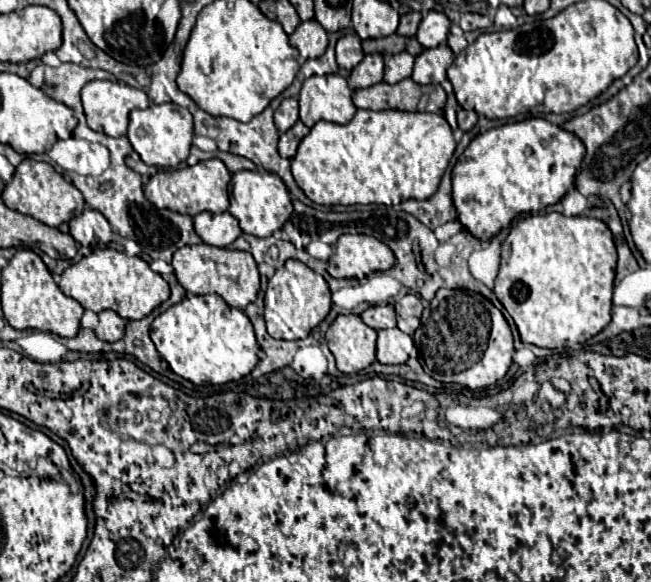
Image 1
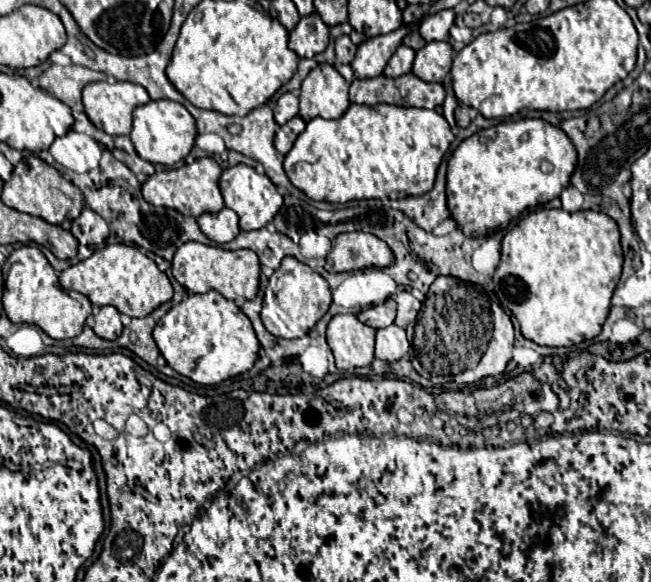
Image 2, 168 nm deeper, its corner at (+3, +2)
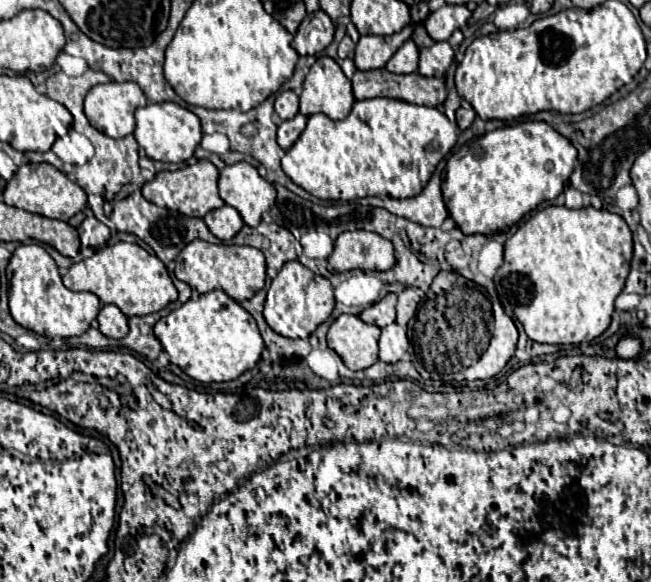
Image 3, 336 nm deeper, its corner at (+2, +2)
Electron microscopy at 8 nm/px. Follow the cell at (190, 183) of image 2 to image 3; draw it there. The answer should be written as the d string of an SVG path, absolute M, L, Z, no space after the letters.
M197 161L195 165L187 165L177 171L157 173L153 181L143 185L143 197L157 207L167 207L171 211L179 211L187 217L205 217L209 211L223 207L223 199L217 193L217 177L219 171L209 161Z

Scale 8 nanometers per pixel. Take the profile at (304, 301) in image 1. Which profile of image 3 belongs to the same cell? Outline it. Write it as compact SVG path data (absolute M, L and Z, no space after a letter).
M293 261L293 263L285 263L279 275L271 281L263 315L275 333L291 339L297 337L307 339L321 323L327 321L333 307L335 307L335 299L333 299L331 283L325 277L309 271L305 265Z

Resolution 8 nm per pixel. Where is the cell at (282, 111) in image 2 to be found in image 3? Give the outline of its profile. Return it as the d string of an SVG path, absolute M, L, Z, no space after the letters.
M283 91L275 99L275 113L281 119L291 119L299 113L299 95L295 91Z

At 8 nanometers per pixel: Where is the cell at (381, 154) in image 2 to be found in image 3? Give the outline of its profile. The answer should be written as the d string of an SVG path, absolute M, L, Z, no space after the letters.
M377 97L357 101L349 113L349 117L341 121L333 121L323 113L315 113L307 119L305 131L293 143L293 147L283 157L283 171L285 175L309 191L319 199L341 199L351 201L357 197L393 197L393 199L407 199L417 195L429 181L431 173L435 171L437 163L453 149L457 143L457 129L435 107L423 107L405 103L399 99Z

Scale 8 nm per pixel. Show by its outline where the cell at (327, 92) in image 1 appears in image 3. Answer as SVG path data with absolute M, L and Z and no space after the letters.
M321 55L305 77L301 93L301 113L325 113L331 119L345 119L355 103L351 81L335 59Z

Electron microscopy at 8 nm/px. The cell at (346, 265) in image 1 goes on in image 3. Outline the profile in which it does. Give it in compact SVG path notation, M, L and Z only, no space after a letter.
M343 231L329 255L329 271L389 271L395 265L394 247L389 239L371 231Z

